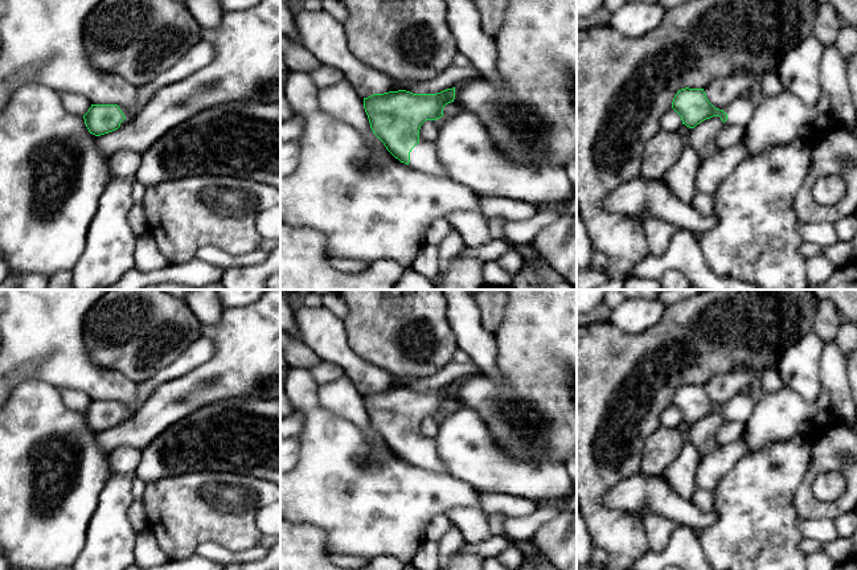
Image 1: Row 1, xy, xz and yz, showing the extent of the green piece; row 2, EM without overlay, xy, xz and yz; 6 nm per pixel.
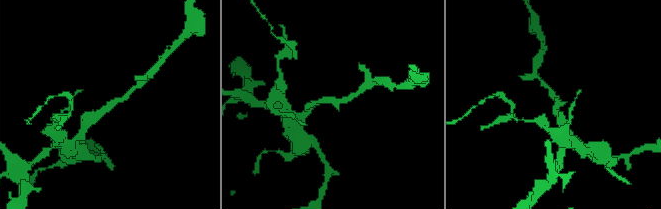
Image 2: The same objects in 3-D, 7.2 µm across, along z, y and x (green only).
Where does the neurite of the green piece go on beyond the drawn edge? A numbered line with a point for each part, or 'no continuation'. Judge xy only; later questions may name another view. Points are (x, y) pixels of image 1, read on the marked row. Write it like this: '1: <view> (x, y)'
1: xy (197, 57)

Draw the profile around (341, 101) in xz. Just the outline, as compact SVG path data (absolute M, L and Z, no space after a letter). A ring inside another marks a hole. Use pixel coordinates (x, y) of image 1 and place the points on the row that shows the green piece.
M347 79L320 89L317 93L317 103L323 112L354 127L370 147L378 151L388 151L384 143L370 128L370 123L364 108L364 98Z

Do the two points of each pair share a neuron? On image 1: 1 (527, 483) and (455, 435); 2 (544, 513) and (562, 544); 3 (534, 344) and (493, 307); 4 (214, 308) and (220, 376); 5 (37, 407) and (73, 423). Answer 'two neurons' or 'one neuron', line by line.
1: one neuron
2: two neurons
3: two neurons
4: two neurons
5: one neuron

